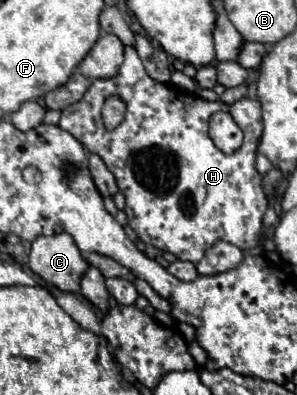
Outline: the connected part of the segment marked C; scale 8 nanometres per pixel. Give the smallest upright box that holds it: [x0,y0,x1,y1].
[28,233,88,293]

